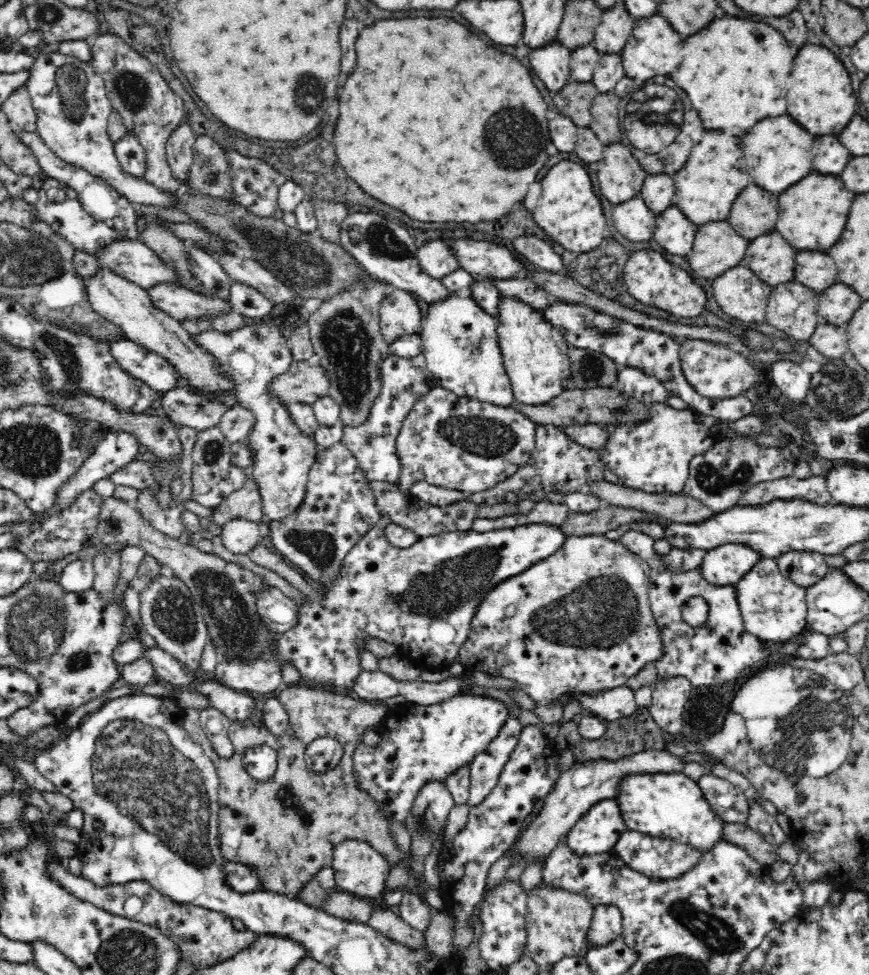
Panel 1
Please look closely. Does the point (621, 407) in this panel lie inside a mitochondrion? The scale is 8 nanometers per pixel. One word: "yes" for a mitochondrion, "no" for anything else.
yes

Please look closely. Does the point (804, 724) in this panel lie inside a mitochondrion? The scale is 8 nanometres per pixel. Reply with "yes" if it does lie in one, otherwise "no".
yes

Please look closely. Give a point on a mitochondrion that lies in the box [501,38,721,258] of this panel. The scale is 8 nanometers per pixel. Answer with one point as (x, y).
(641, 111)

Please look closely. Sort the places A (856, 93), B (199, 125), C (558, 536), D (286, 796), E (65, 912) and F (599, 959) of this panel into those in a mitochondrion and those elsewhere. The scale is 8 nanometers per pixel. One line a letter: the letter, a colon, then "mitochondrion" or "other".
A: other
B: other
C: other
D: mitochondrion
E: mitochondrion
F: other

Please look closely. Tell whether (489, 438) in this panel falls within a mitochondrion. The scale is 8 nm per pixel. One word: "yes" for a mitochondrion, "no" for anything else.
yes

